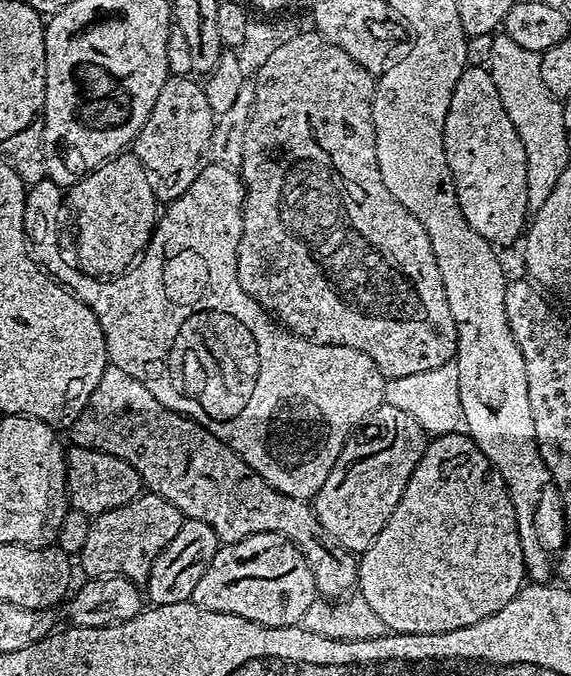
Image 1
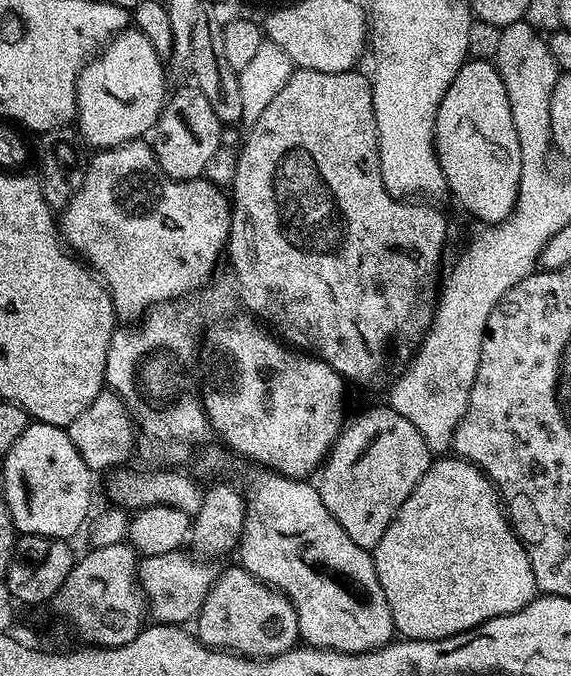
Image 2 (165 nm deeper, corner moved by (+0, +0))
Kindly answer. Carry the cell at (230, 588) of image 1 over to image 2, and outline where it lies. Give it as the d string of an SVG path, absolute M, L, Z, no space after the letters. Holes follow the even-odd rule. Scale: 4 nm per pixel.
M239 566L217 575L216 583L195 618L194 632L200 643L208 648L257 660L270 660L288 652L297 647L300 640L298 618L288 597Z

